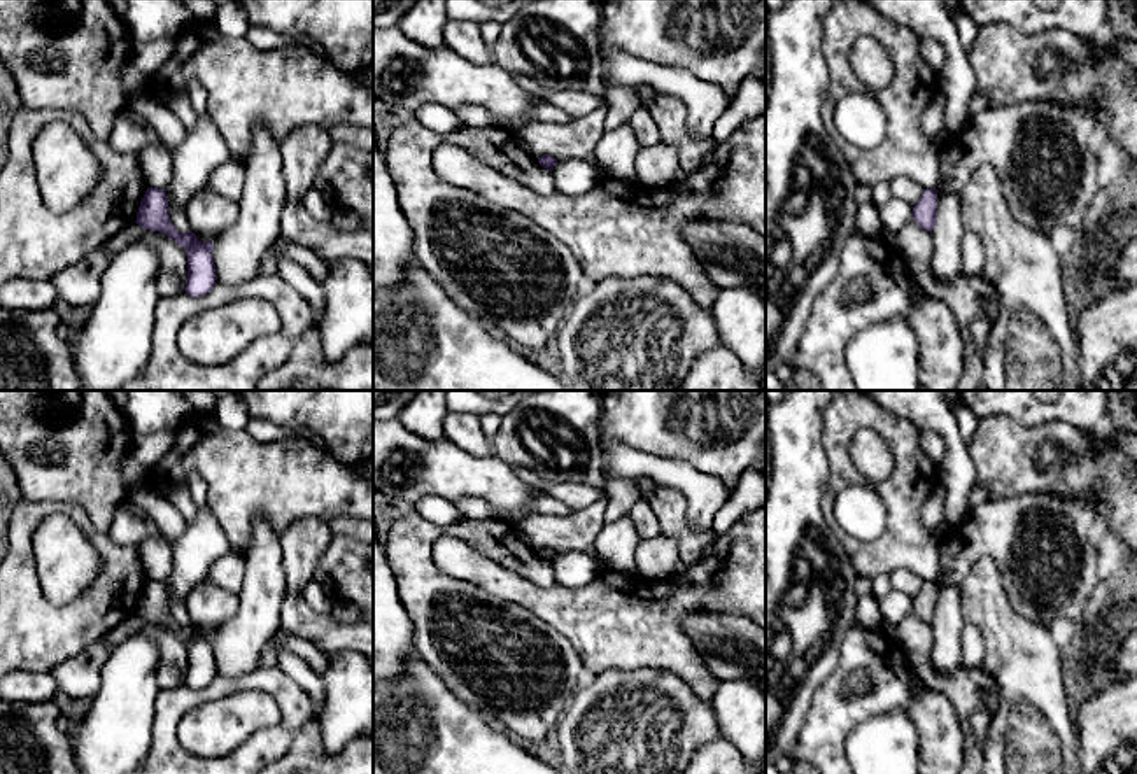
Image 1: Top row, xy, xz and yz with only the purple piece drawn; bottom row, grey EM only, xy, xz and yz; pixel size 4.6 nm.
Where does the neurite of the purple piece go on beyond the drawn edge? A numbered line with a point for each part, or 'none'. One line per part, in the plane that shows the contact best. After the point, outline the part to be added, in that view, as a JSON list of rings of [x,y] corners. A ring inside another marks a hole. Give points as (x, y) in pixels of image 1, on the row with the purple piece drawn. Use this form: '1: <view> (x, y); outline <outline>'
none

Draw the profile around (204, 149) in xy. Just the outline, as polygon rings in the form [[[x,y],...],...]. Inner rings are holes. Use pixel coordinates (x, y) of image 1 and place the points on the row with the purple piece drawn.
[[[210,114],[198,117],[186,138],[170,147],[172,180],[165,187],[168,207],[189,207],[191,200],[205,191],[210,173],[230,161],[230,149]]]

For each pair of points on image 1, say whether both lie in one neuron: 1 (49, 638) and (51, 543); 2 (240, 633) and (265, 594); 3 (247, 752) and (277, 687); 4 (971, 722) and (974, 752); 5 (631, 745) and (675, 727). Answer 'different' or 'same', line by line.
1: different
2: same
3: same
4: same
5: same

